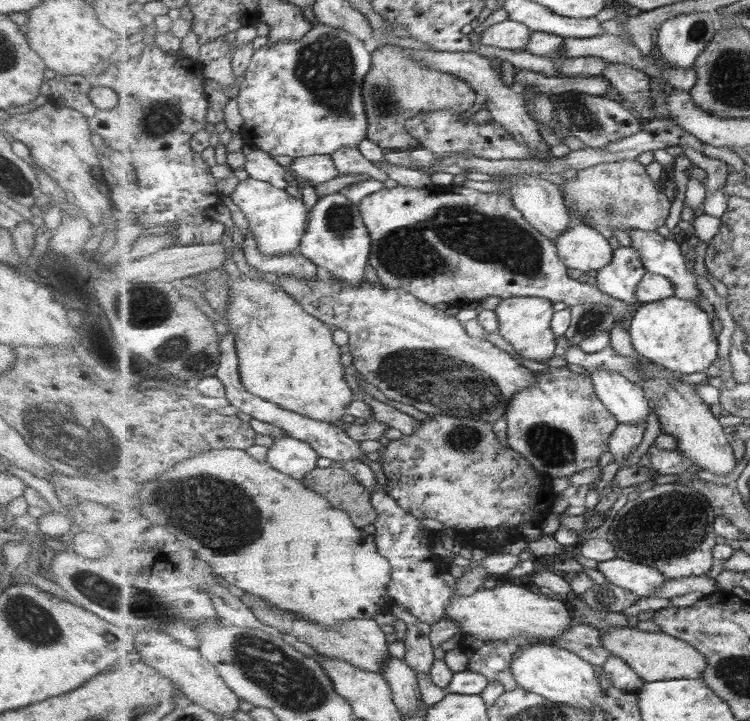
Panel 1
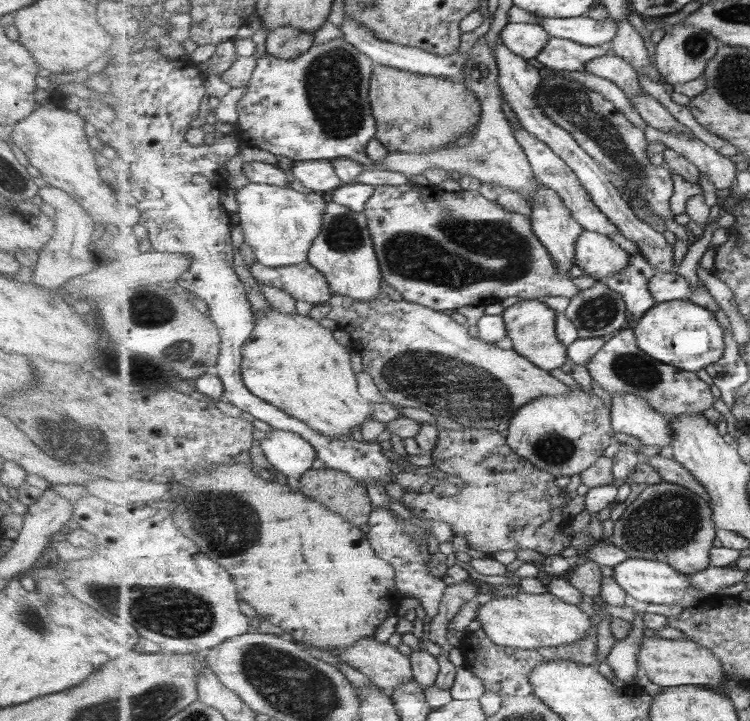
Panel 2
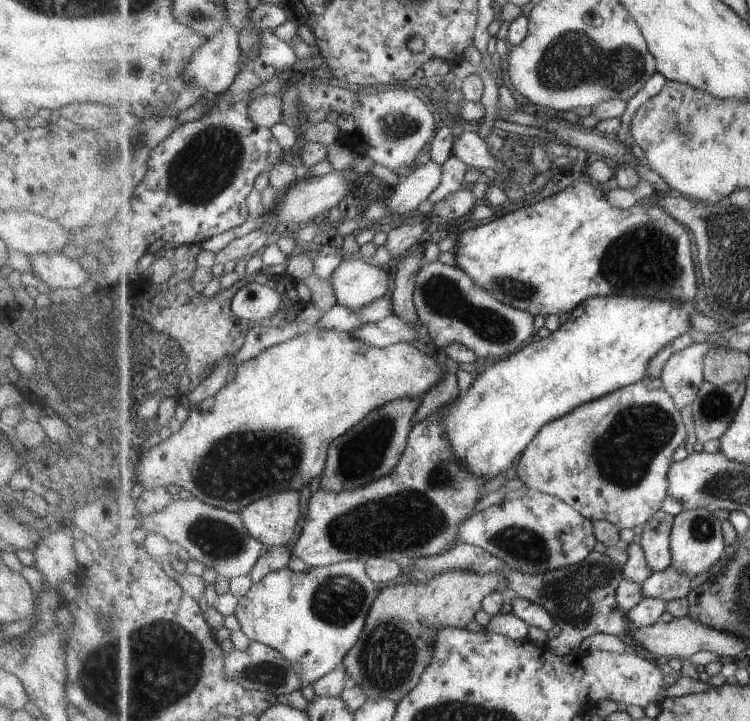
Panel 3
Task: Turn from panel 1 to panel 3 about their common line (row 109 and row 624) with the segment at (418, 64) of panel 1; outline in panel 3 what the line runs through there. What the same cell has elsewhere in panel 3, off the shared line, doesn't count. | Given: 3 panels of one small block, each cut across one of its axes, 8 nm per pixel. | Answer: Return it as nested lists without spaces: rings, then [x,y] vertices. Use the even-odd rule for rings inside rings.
[[[458,569],[454,572],[442,573],[431,578],[428,583],[420,583],[417,586],[411,582],[387,586],[381,589],[377,598],[375,598],[364,632],[357,645],[348,653],[348,656],[345,656],[343,666],[355,680],[355,683],[361,685],[365,690],[368,700],[388,699],[398,704],[420,684],[427,668],[433,663],[434,653],[436,652],[434,633],[444,627],[467,628],[475,620],[475,614],[482,610],[487,596],[494,591],[503,594],[506,590],[504,577],[501,577],[498,573],[495,575],[481,573],[480,569],[477,571]]]

